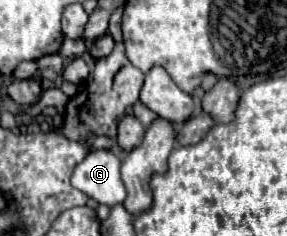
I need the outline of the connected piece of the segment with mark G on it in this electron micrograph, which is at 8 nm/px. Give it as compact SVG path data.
M90 150L74 168L72 186L110 208L126 198L126 188L120 180L120 160L110 150Z

